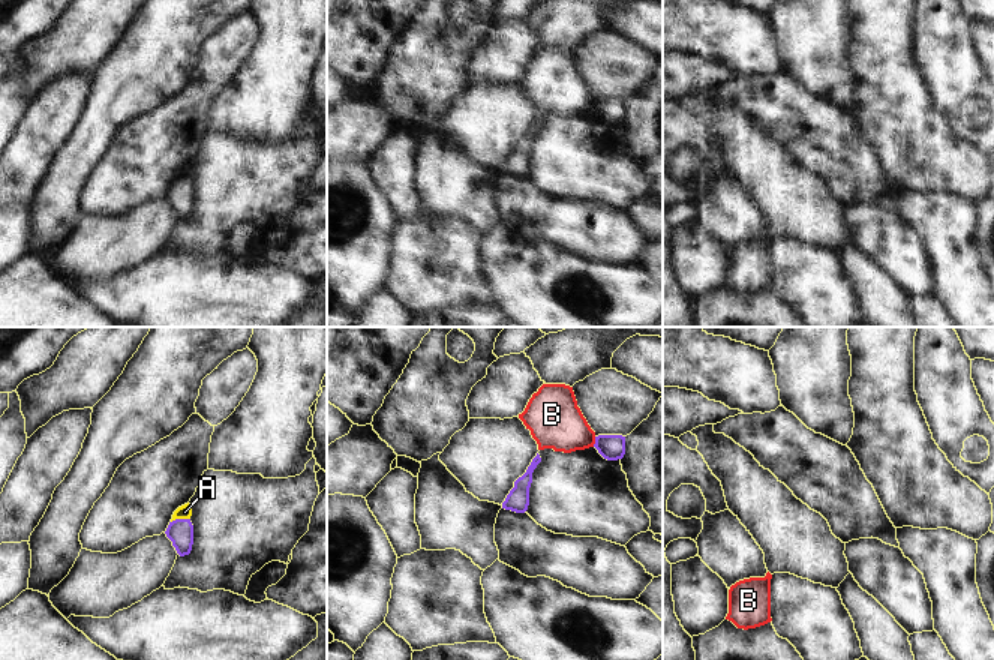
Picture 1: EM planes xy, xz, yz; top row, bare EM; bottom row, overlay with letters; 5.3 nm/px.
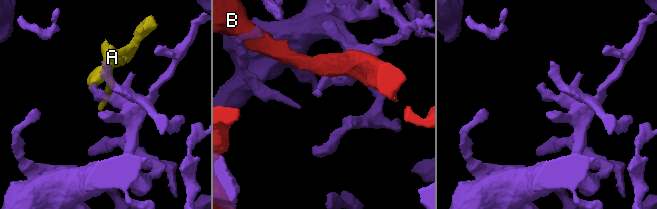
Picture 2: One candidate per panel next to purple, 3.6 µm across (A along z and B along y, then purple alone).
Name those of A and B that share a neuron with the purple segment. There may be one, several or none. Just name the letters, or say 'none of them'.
A

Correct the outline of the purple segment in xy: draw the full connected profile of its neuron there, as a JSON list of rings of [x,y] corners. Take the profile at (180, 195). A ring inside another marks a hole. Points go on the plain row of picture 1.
[[[184,168],[178,171],[165,195],[166,201],[172,206],[180,220],[189,219],[193,208],[193,189],[190,186],[192,171]]]

